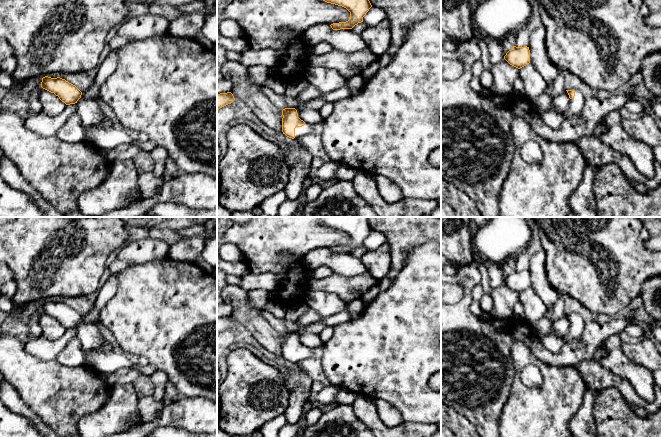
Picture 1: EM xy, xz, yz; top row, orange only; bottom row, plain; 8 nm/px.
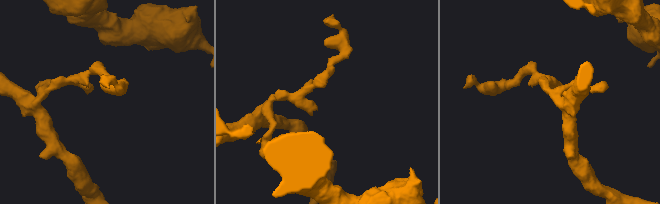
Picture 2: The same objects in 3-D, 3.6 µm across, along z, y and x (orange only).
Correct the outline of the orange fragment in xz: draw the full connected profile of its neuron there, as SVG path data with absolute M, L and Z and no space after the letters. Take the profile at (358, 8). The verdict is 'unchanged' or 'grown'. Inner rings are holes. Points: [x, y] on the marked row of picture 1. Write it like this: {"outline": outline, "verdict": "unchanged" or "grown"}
{"outline": "M323 0L346 8L350 12L350 19L346 22L331 24L333 30L352 29L358 23L363 22L363 17L372 7L369 0Z", "verdict": "unchanged"}

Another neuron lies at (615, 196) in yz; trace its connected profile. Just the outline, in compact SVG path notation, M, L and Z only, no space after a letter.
M616 163L598 167L592 188L596 217L661 217L661 186L640 193Z

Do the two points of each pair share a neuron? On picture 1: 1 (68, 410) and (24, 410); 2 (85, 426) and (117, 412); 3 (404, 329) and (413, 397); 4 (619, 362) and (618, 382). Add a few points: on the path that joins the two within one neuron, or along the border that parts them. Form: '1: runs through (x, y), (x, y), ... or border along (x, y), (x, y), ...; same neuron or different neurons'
1: border along (17, 391), (21, 400), (47, 426); different neurons
2: runs through (93, 426), (109, 419); same neuron
3: runs through (404, 346), (404, 380); same neuron
4: border along (599, 362), (603, 367), (624, 377), (635, 392); different neurons

